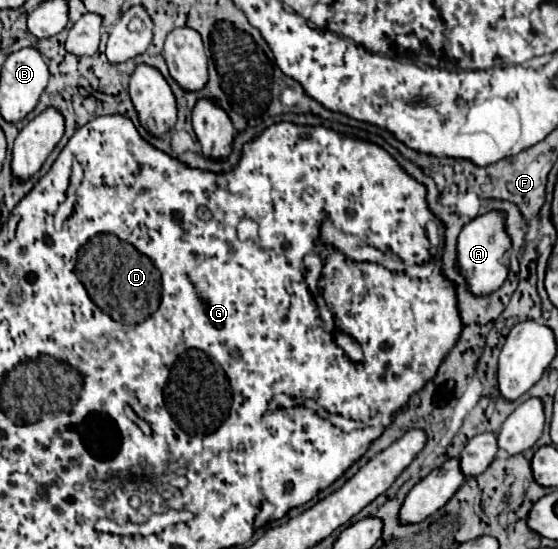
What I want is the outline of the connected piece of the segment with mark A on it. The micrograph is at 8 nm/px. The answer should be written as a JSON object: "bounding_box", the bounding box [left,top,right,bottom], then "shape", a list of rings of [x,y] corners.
{"bounding_box":[457,212,511,296],"shape":[[[489,212],[483,216],[477,216],[469,224],[463,226],[459,238],[457,238],[457,270],[467,280],[467,290],[473,296],[489,296],[495,292],[507,278],[507,268],[501,266],[501,256],[505,250],[511,248],[511,240],[503,230],[503,214],[501,212]]]}

